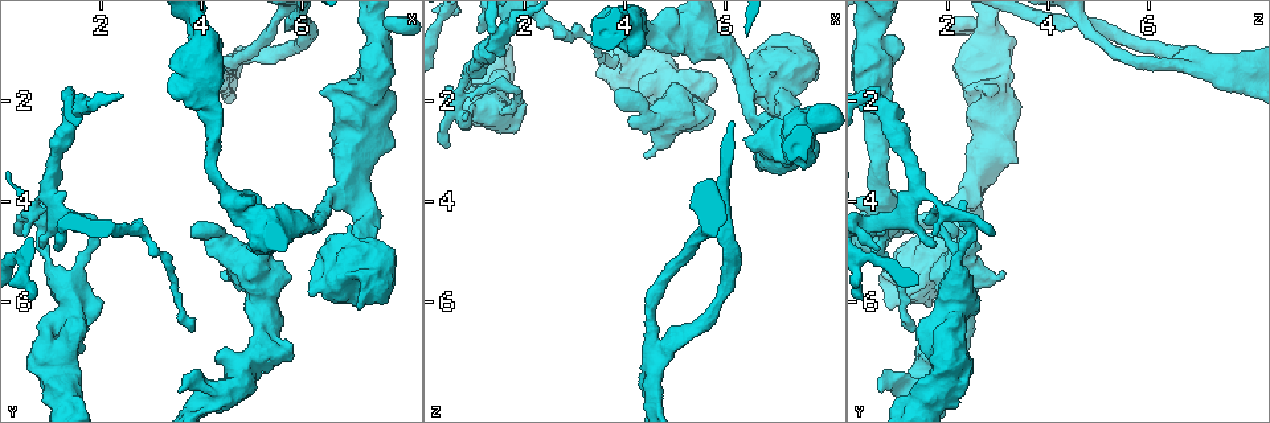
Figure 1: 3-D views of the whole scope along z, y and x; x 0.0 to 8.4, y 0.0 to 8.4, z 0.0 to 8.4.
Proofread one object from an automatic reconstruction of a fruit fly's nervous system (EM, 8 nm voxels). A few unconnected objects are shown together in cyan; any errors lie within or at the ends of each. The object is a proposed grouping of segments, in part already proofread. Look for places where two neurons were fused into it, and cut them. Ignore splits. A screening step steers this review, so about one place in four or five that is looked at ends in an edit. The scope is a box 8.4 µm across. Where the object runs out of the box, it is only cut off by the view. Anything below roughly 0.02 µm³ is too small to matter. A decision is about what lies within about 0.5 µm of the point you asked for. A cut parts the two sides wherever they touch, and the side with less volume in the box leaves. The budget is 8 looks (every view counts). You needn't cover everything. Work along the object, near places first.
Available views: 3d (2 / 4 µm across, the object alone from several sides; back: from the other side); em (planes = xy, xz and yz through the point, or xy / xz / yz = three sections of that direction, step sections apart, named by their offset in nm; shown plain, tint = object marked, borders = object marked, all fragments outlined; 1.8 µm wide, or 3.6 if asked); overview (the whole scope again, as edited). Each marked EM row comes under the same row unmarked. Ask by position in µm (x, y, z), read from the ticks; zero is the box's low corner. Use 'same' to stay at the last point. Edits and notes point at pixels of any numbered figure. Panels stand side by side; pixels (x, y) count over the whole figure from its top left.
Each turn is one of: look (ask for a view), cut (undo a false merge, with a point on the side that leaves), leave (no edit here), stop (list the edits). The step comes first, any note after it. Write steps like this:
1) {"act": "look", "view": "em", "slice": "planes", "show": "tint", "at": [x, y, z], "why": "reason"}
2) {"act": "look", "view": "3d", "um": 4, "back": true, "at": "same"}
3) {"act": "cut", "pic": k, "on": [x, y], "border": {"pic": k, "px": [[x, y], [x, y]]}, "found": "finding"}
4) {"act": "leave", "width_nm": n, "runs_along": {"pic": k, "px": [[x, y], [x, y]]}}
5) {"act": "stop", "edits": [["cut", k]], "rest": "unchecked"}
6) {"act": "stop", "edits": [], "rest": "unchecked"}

{"act": "look", "view": "em", "slice": "xy", "step": 16, "show": "tint", "at": [7.00, 4.80, 1.85]}

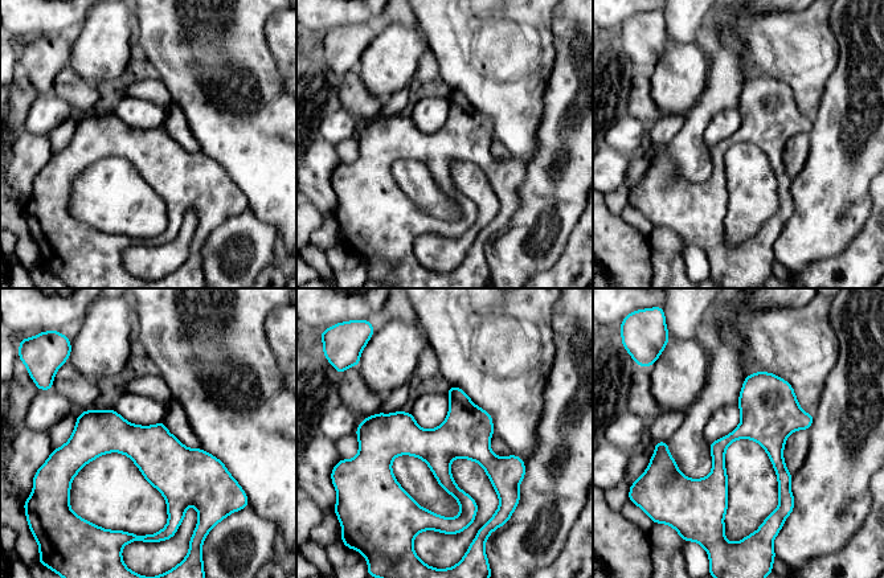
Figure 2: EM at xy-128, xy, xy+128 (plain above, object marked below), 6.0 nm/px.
{"act": "leave", "runs_along": {"pic": 2, "px": [[365, 430], [519, 464]]}, "found": "all the same neuron"}

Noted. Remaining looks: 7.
{"act": "look", "view": "3d", "um": 4, "back": true, "at": [5.15, 6.90, 1.80], "why": "abrupt turn"}

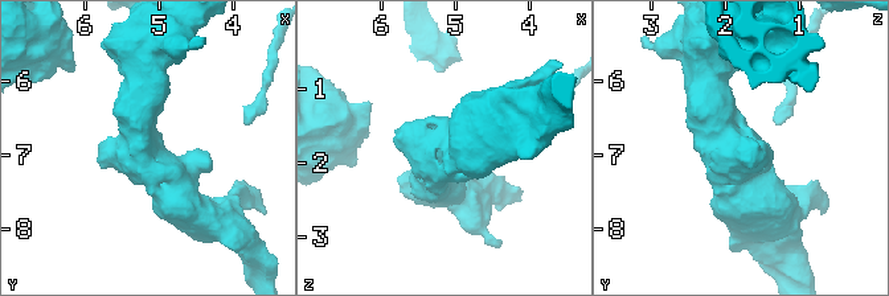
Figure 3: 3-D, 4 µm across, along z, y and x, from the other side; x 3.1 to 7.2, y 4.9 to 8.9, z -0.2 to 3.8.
{"act": "look", "view": "em", "slice": "planes", "show": "tint", "at": [5.25, 6.85, 1.75]}

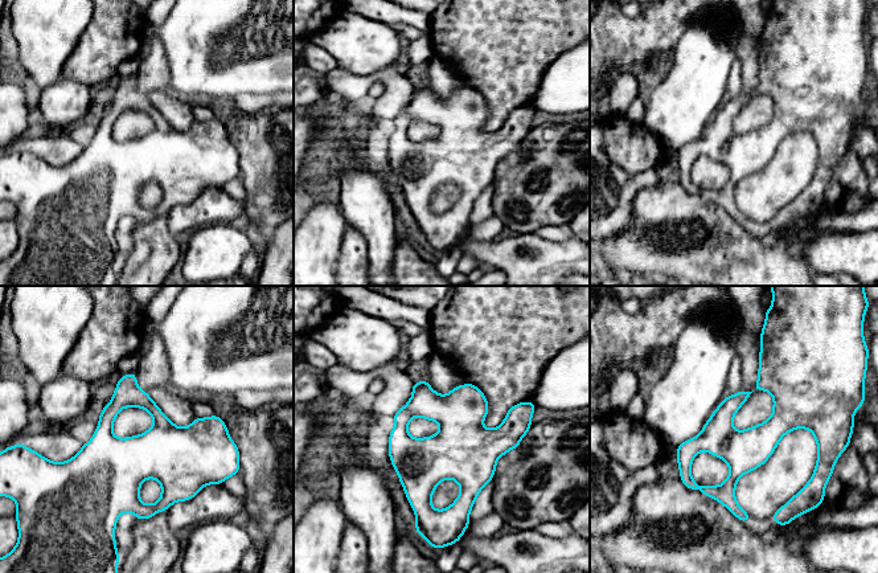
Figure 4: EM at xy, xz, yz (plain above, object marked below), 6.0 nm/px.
{"act": "leave", "runs_along": {"pic": 4, "px": [[817, 428], [701, 442], [684, 478]]}, "found": "continuous, no second neuron"}

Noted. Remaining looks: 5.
{"act": "look", "view": "3d", "um": 4, "at": [1.20, 6.40, 2.10], "why": "thin neck"}

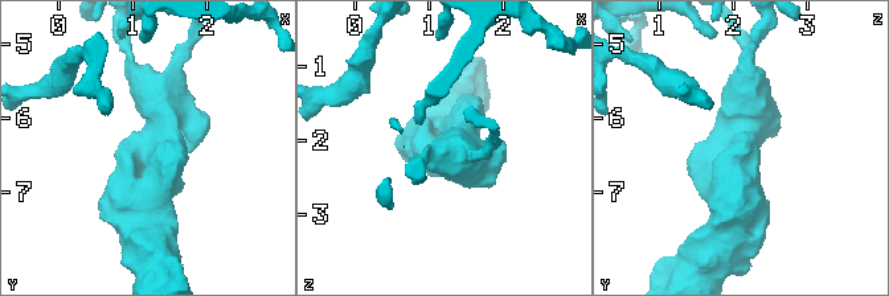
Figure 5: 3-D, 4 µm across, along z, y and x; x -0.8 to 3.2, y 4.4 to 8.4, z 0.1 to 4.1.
{"act": "look", "view": "em", "slice": "xz", "step": 8, "show": "tint", "at": [1.25, 6.40, 2.15]}

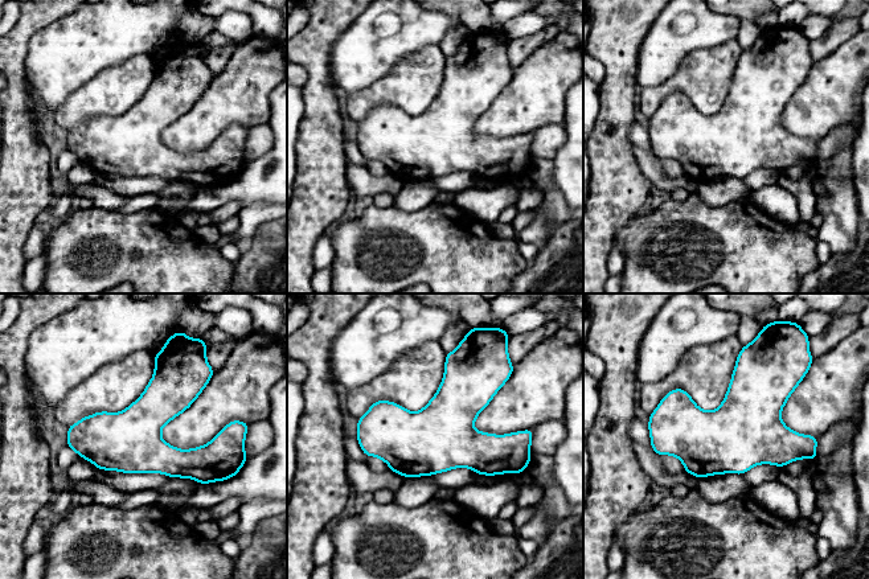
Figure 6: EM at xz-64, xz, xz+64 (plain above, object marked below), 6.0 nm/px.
{"act": "leave", "found": "one neuron here"}

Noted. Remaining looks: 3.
{"act": "look", "view": "3d", "um": 2, "at": [4.50, 1.40, 7.85], "why": "sharp bend"}

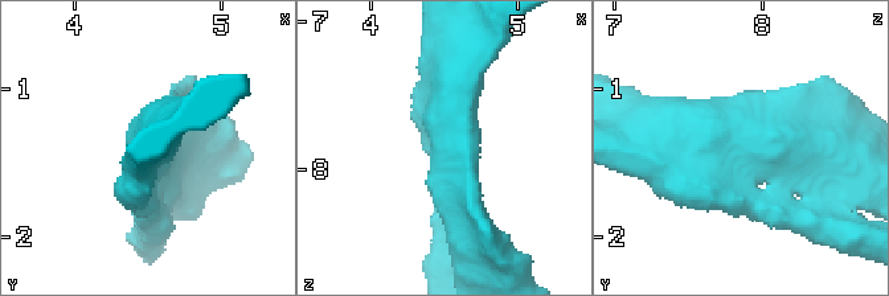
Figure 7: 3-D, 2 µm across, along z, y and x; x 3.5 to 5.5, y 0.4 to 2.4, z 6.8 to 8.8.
{"act": "look", "view": "em", "slice": "planes", "show": "tint", "at": [4.52, 1.36, 7.90], "why": "need the tissue"}

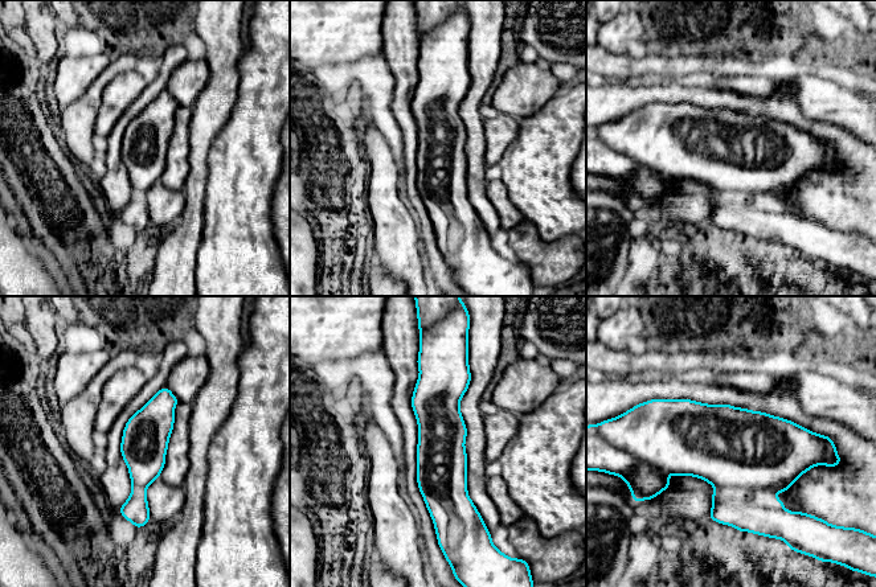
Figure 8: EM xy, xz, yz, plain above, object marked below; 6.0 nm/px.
{"act": "cut", "pic": 8, "on": [761, 514], "width_nm": 280, "found": "a second neuron is stuck on"}

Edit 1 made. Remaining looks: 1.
{"act": "stop", "edits": [["cut", 8]], "rest": "unchecked"}

